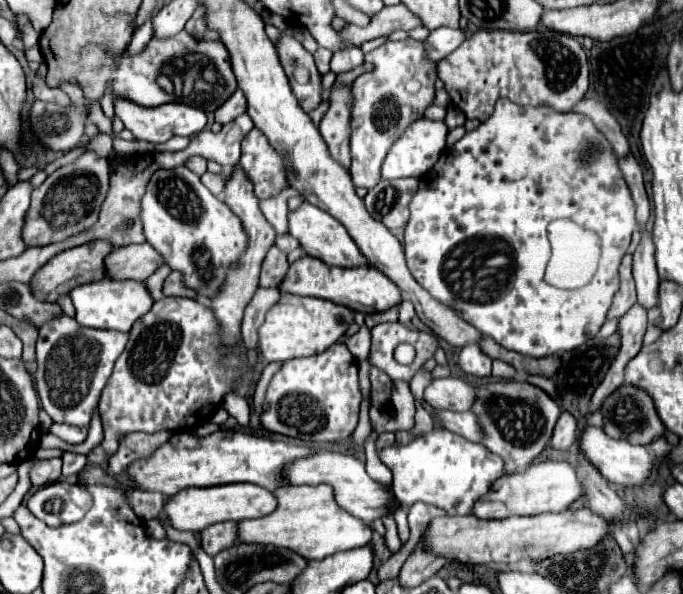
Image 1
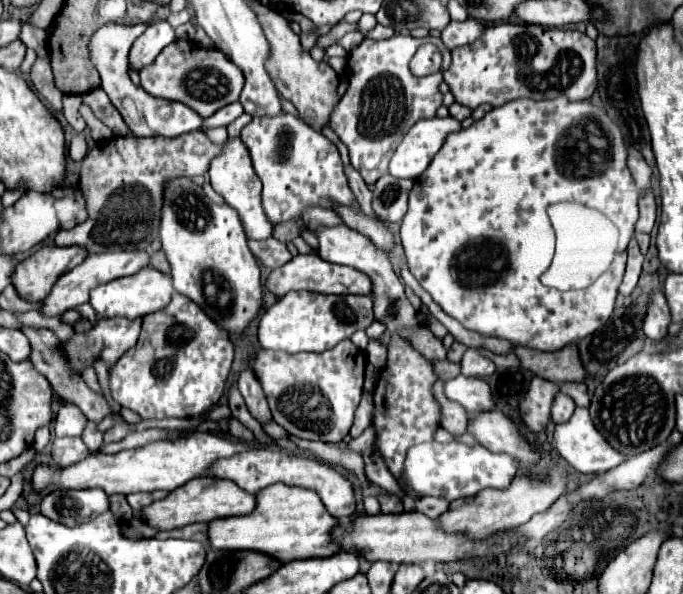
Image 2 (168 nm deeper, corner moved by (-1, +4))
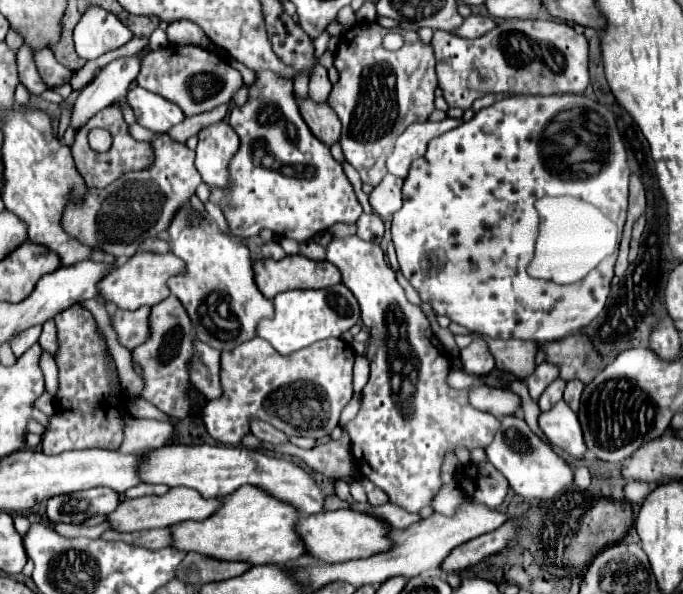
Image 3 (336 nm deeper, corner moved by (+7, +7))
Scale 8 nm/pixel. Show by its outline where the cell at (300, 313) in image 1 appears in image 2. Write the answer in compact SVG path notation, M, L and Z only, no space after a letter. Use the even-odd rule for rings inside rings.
M289 292L265 310L259 322L259 344L267 350L297 352L323 352L337 342L351 338L353 332L365 330L373 322L373 300L365 294L315 294L315 292Z

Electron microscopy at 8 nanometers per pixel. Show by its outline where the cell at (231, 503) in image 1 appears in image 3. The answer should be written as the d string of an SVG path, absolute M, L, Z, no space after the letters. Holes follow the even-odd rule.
M175 487L175 489L169 489L165 495L147 495L147 497L137 497L137 499L125 499L113 513L109 513L107 521L111 523L111 527L115 531L123 531L123 533L143 531L143 529L159 529L159 527L177 525L187 519L203 521L203 519L211 517L221 507L221 503L223 503L221 497L205 499L191 489Z

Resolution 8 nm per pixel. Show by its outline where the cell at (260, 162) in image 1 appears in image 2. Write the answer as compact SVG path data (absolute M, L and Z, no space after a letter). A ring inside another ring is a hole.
M289 112L277 116L255 116L241 130L241 140L251 152L255 174L263 182L263 210L273 226L303 216L311 206L335 210L333 206L339 204L359 210L337 146L301 118Z

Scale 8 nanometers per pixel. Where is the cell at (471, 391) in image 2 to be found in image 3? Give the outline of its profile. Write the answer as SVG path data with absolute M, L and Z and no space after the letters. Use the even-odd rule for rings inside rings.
M473 385L469 389L469 403L475 409L487 411L495 417L515 415L519 409L519 401L519 395L505 389L493 389L487 385Z

